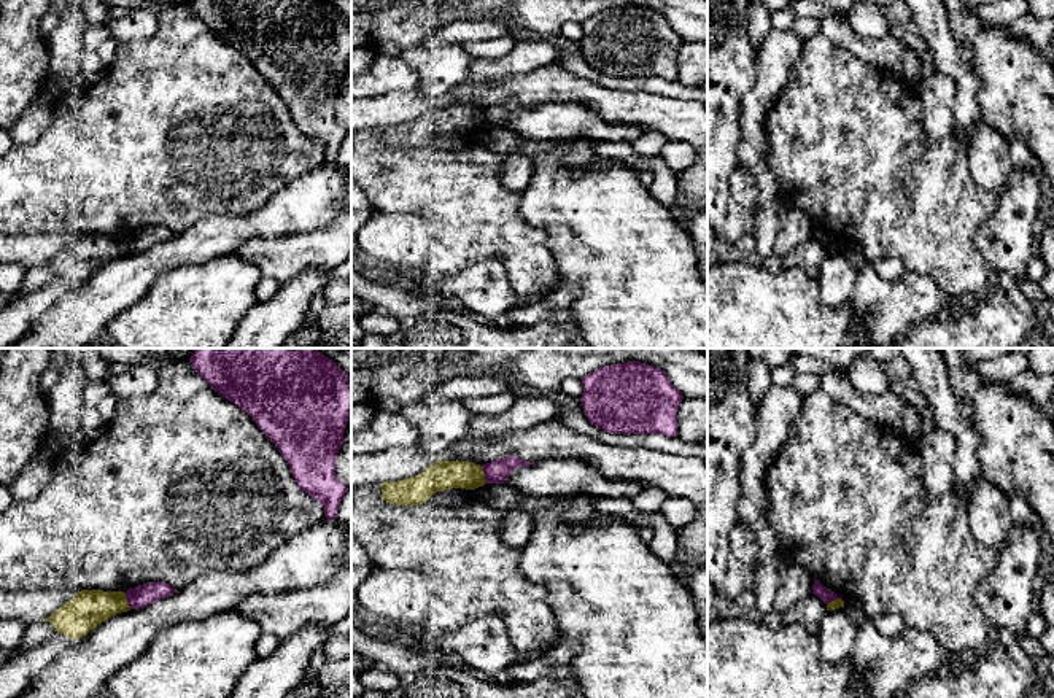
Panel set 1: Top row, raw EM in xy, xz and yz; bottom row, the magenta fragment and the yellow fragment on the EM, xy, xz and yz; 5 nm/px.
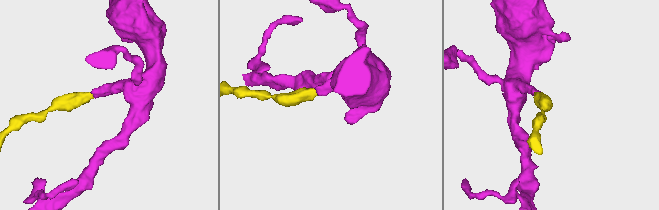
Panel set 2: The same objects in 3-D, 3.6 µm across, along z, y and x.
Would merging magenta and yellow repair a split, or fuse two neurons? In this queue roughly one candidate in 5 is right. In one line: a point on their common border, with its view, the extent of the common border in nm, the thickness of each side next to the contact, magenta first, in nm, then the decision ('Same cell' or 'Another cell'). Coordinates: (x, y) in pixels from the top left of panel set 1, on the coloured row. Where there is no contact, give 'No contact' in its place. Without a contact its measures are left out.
Touches magenta at xz (485, 474). Shared border 90 nm. Thickness 120 nm (magenta) against 150 nm. Another cell

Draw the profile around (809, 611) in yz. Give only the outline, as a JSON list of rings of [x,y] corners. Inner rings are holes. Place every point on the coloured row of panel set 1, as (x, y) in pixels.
[[[809,595],[782,612],[782,625],[803,625],[809,634],[817,636],[827,604],[816,595]]]

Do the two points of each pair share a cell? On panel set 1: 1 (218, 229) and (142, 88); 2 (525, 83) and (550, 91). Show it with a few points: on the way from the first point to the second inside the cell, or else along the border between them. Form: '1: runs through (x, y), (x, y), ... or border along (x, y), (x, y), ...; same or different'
1: border along (247, 212), (209, 213), (177, 232); different
2: runs through (531, 86), (544, 86); same

